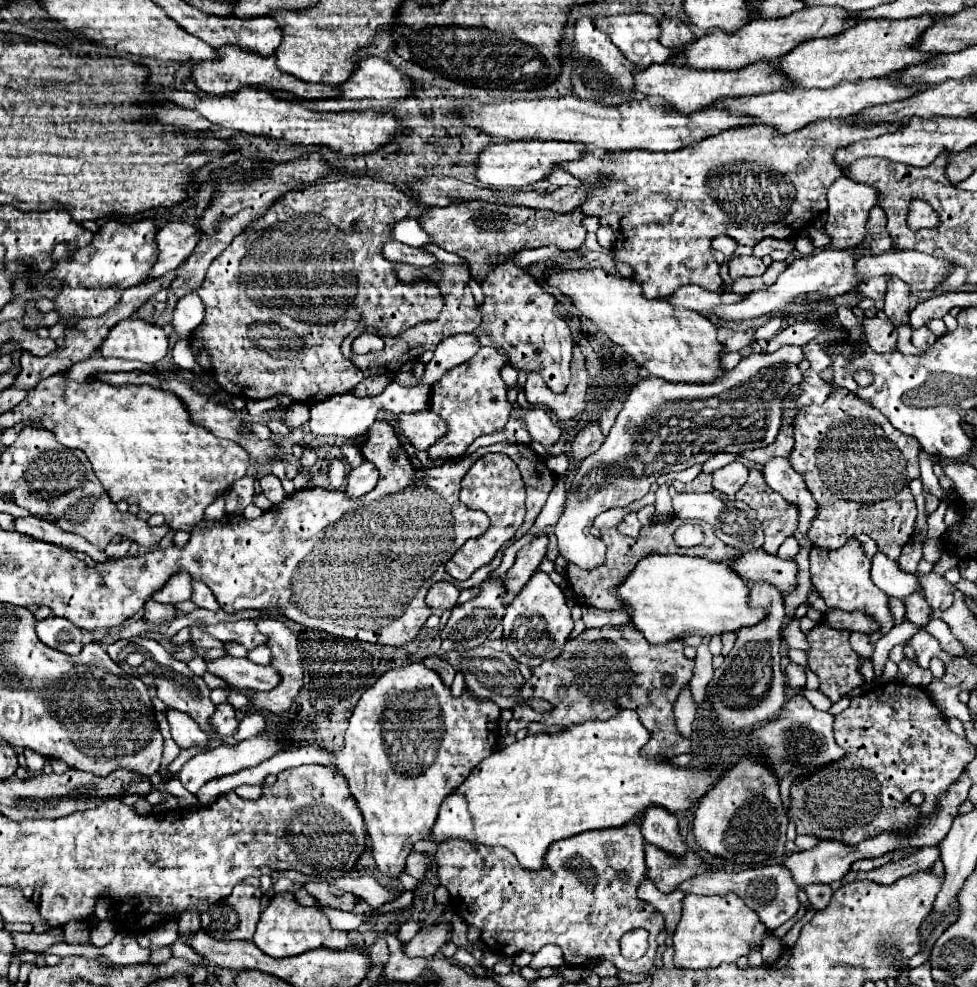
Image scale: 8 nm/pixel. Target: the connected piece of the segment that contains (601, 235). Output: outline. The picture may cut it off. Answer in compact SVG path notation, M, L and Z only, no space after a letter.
M599 227L597 231L597 239L599 243L605 247L605 249L613 249L613 243L615 243L615 235L613 235L613 229L611 227Z

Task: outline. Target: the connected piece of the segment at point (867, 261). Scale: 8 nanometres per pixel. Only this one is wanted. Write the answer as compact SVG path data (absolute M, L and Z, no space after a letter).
M901 251L883 253L881 257L863 257L857 261L855 271L859 273L859 283L879 275L897 275L913 289L923 291L935 289L937 281L951 273L951 263L917 251Z

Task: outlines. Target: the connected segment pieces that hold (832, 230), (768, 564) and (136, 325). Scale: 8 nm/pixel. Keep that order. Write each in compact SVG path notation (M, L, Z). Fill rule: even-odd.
M839 177L827 191L829 207L827 207L827 225L825 233L831 239L831 247L837 249L855 249L859 241L863 241L863 233L867 233L867 217L871 207L877 205L877 189L873 185L863 185L859 181L851 181L849 177Z
M763 547L741 553L735 559L727 559L727 565L735 569L735 573L749 583L767 581L775 585L783 595L795 589L795 575L797 575L795 561L779 559L777 555L767 553Z
M125 319L111 327L111 333L103 339L103 345L97 351L101 357L117 357L155 365L167 355L169 337L153 323Z

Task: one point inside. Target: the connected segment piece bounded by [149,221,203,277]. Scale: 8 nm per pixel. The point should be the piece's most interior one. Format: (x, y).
(176, 241)

